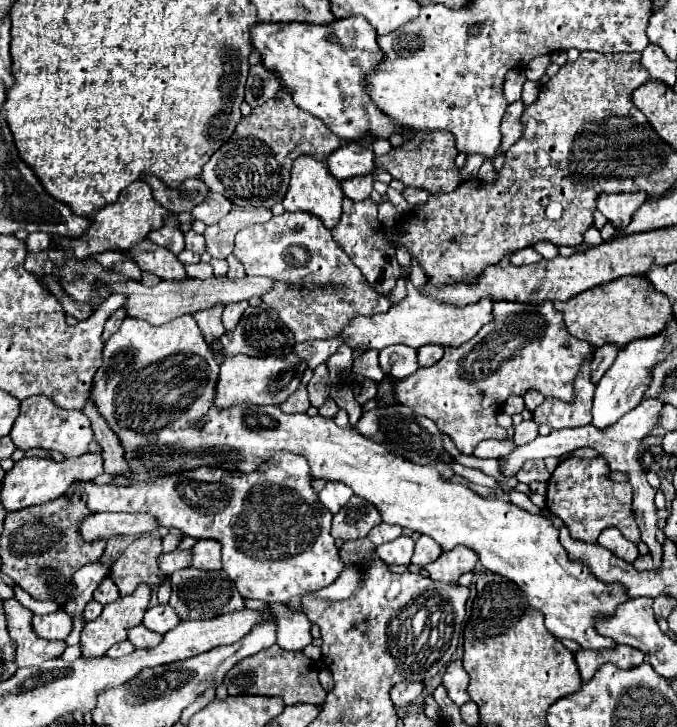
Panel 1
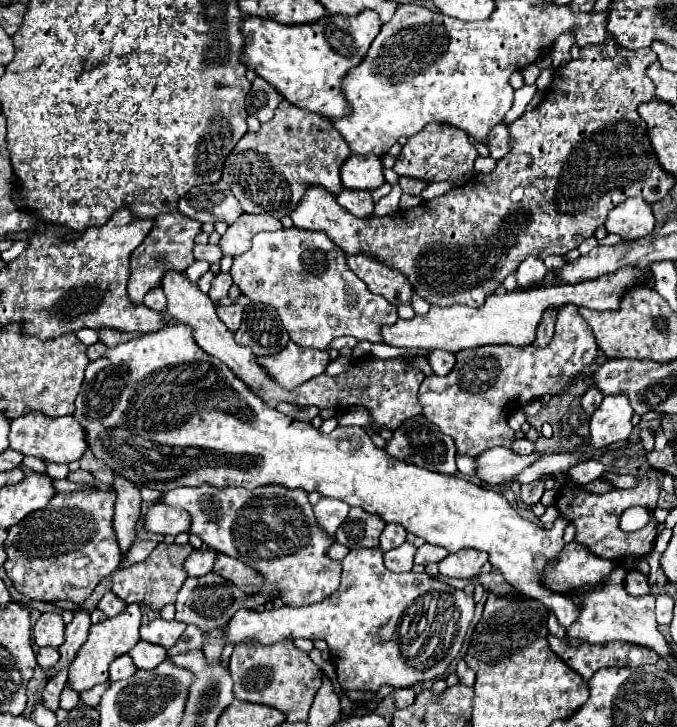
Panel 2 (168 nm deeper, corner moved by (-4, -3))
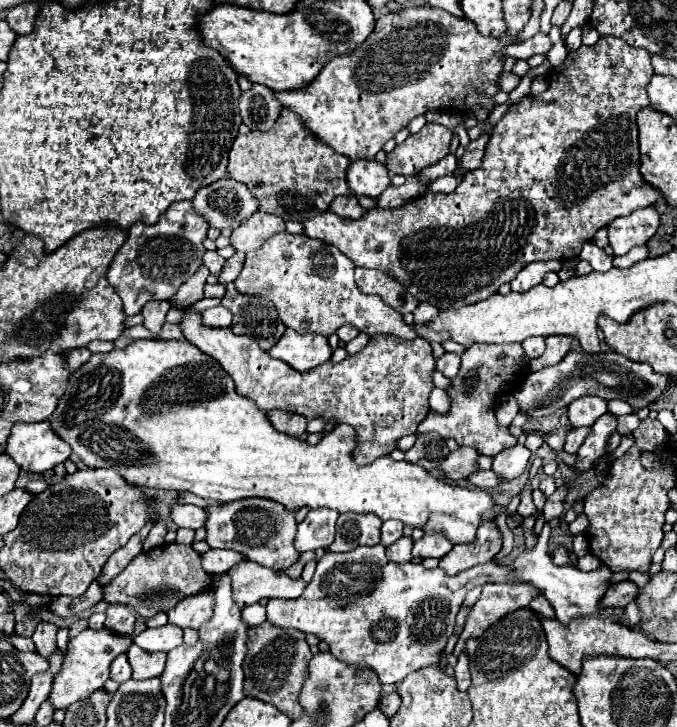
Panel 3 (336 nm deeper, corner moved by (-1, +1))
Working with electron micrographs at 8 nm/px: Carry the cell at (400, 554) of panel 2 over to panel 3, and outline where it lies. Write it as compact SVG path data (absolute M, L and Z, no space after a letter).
M400 537L400 541L392 543L388 549L386 549L386 555L390 561L394 563L406 563L406 561L412 561L412 537Z

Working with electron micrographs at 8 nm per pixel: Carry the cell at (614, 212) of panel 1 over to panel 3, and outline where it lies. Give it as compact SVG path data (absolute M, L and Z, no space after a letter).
M642 207L626 217L616 217L608 225L608 239L614 255L624 255L636 245L644 245L658 229L660 217L654 207Z

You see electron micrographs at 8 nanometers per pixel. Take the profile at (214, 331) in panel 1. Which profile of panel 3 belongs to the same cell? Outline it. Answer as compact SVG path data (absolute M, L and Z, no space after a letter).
M234 253L234 255L224 263L224 267L222 267L222 271L220 271L220 277L218 277L218 283L220 283L220 285L232 283L232 281L238 277L242 265L244 265L244 253Z

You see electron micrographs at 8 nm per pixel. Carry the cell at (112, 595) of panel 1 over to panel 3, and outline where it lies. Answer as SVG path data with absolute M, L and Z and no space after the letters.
M110 603L106 609L106 629L112 629L120 635L132 635L134 631L134 615L130 611L128 605L120 605L120 603Z

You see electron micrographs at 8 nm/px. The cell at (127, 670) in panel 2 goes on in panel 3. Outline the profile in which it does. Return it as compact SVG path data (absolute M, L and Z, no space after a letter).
M118 655L114 661L112 661L112 667L110 667L110 679L122 683L126 679L132 677L132 669L130 669L130 663L128 663L128 657L126 655Z

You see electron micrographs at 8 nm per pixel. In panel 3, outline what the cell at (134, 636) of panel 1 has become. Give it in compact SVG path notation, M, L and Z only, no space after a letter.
M132 645L128 649L128 659L132 665L132 677L134 679L148 679L148 677L158 677L164 671L166 663L166 653L150 653L140 649L138 645Z

